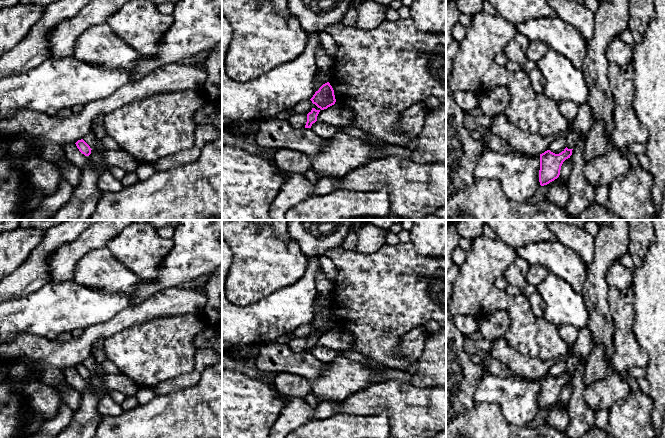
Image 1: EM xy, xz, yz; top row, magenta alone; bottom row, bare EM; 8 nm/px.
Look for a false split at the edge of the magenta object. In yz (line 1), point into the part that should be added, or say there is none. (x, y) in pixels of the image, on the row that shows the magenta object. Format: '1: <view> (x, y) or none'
1: none

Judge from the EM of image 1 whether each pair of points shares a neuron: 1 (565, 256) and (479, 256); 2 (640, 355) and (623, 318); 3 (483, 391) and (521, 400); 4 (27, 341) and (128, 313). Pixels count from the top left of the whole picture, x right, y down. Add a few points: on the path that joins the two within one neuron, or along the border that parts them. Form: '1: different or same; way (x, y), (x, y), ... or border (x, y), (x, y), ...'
1: different; border (514, 250), (517, 255)
2: same; way (631, 346), (623, 338), (623, 327)
3: same; way (492, 391), (512, 394)
4: same; way (52, 349), (77, 349), (93, 333), (103, 330)

